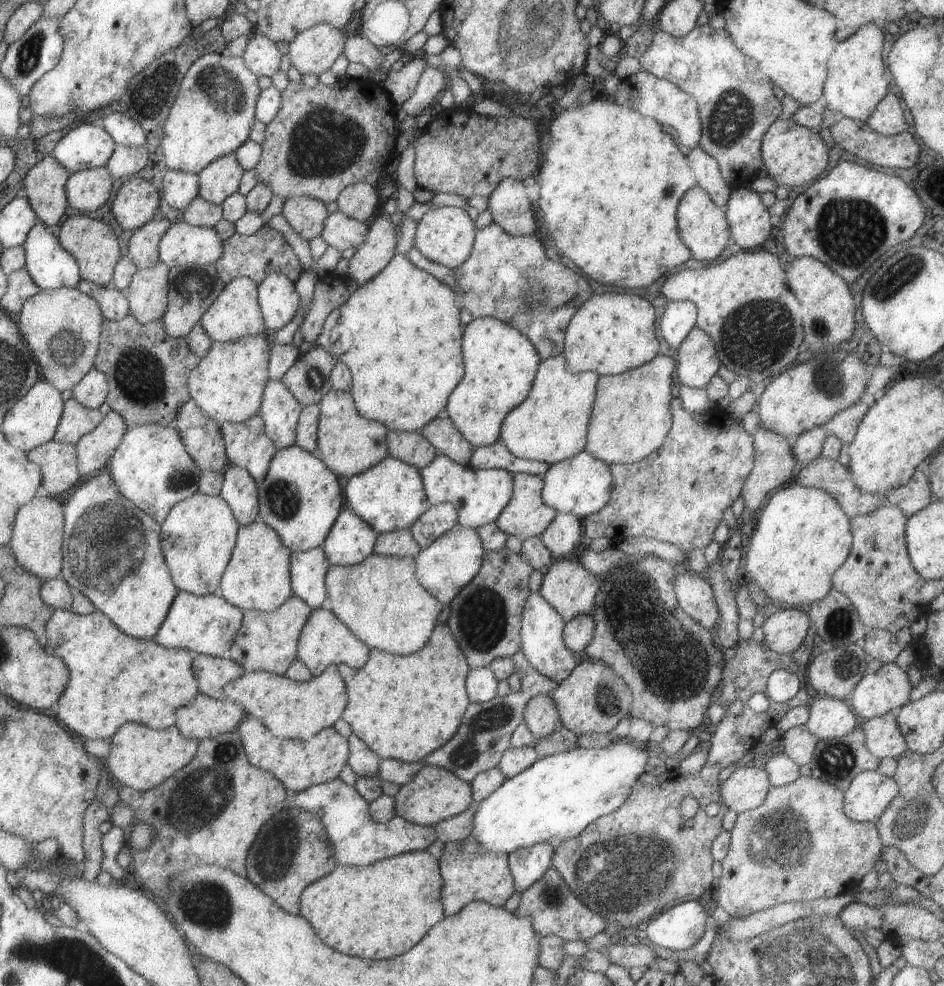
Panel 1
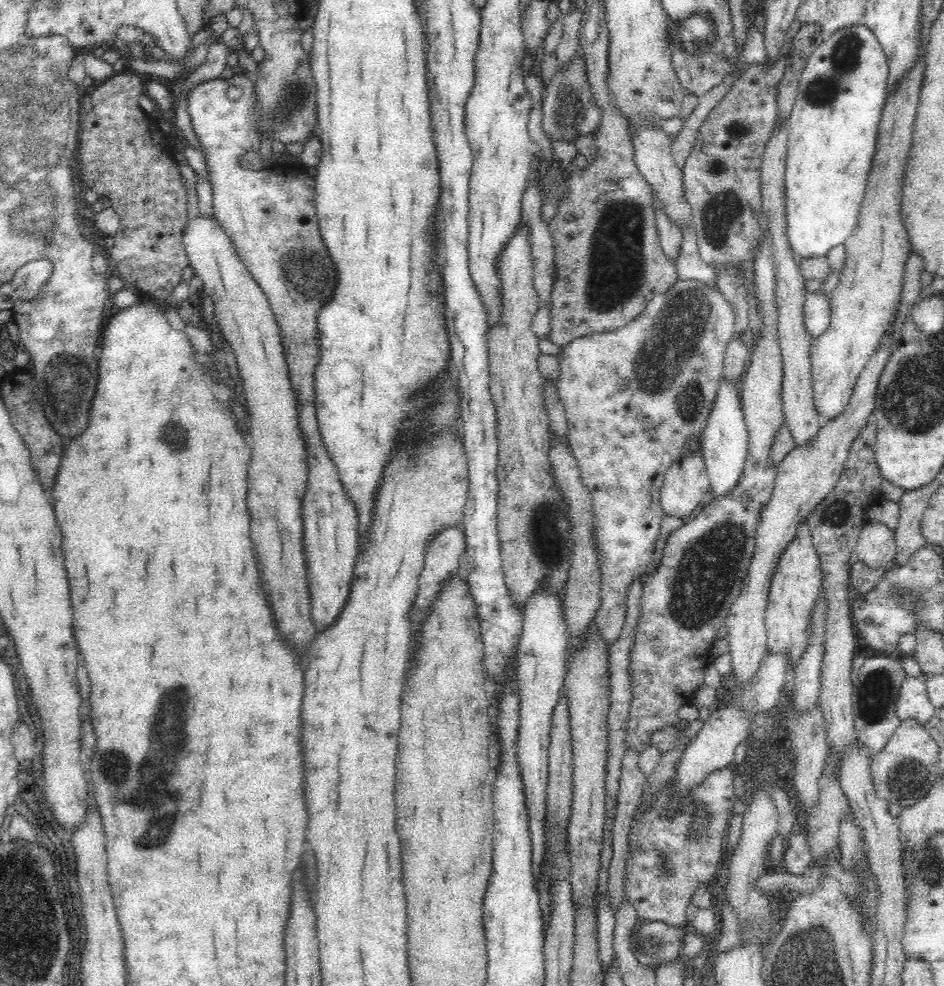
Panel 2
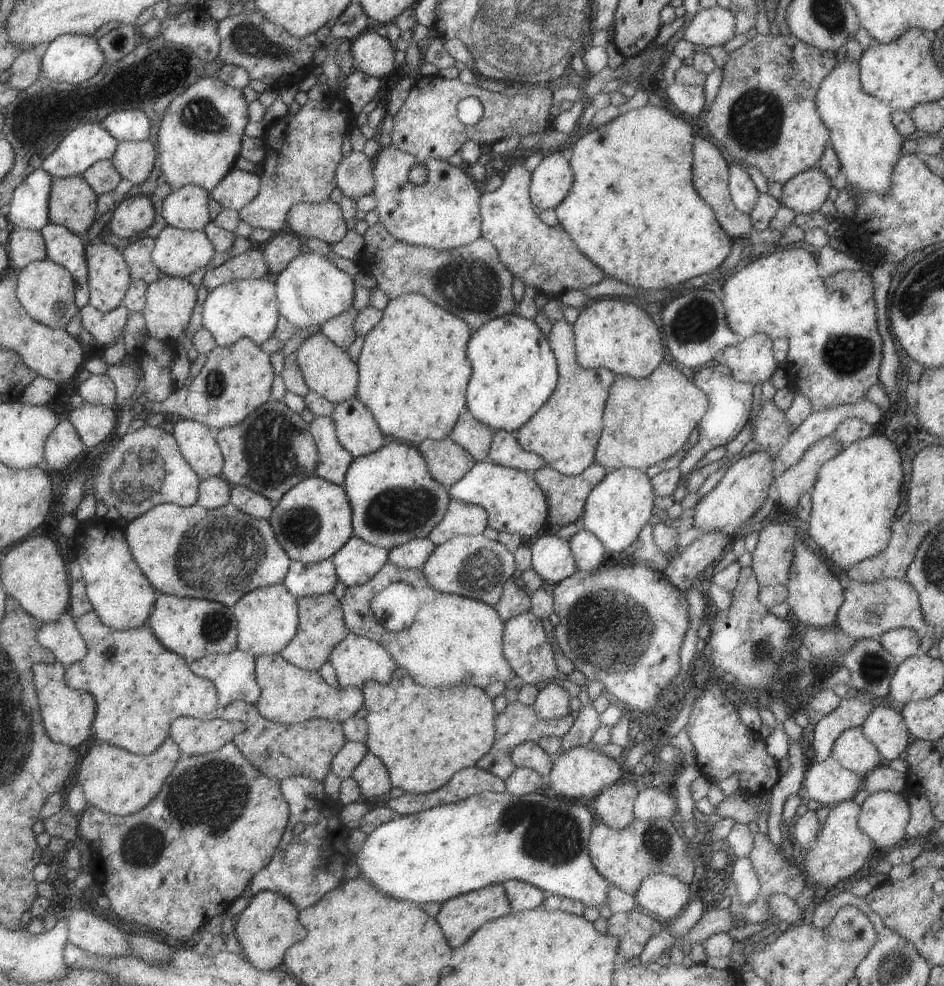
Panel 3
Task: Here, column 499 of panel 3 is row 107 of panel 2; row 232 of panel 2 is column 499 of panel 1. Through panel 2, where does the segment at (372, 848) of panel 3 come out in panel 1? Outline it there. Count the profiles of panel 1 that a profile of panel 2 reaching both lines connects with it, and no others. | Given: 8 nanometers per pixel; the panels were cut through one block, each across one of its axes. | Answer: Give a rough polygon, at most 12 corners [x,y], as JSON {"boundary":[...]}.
{"boundary":[[611,739],[538,758],[478,802],[480,852],[577,836],[645,773]]}

